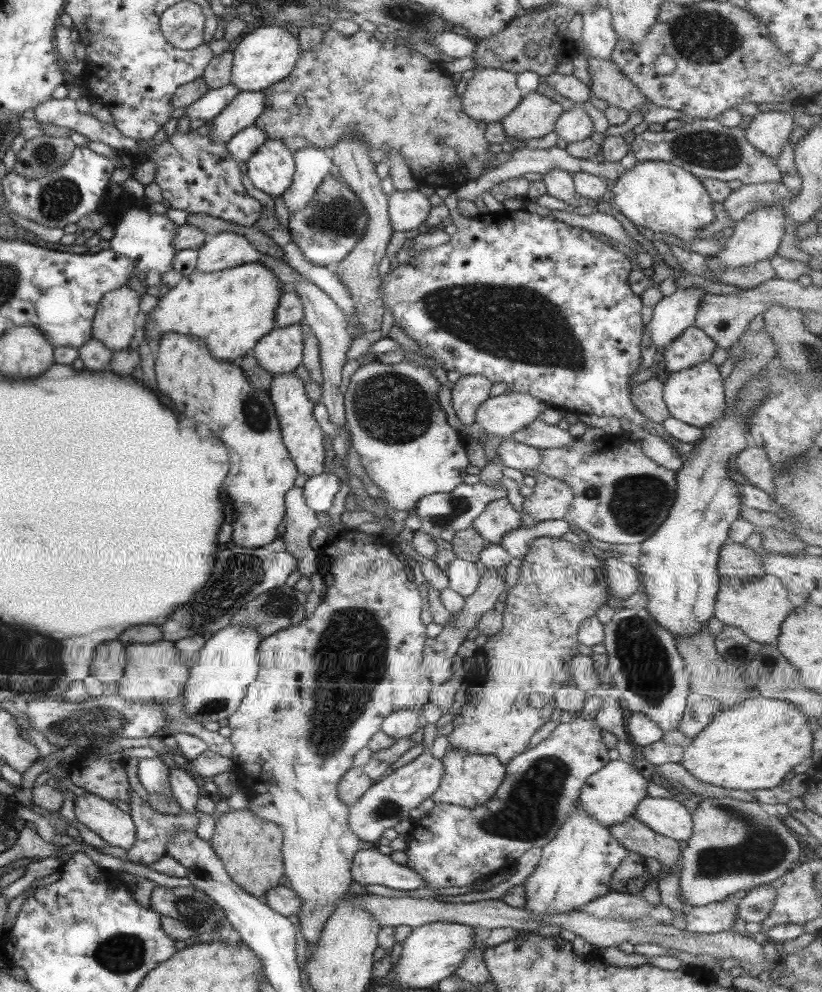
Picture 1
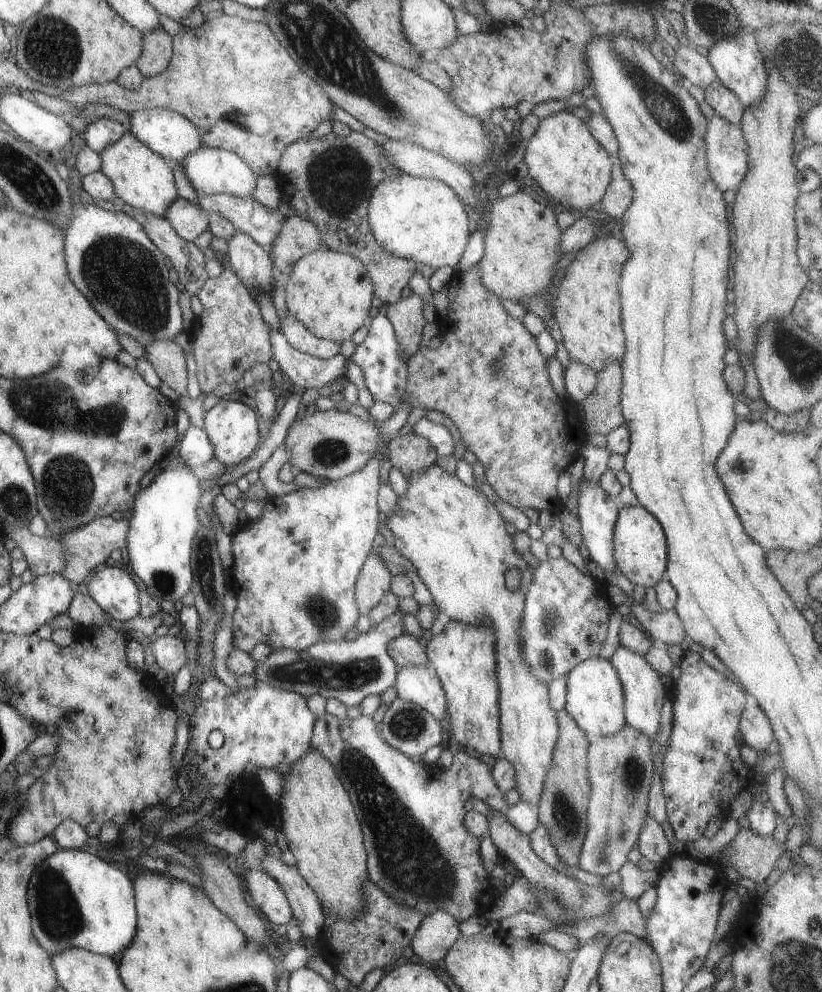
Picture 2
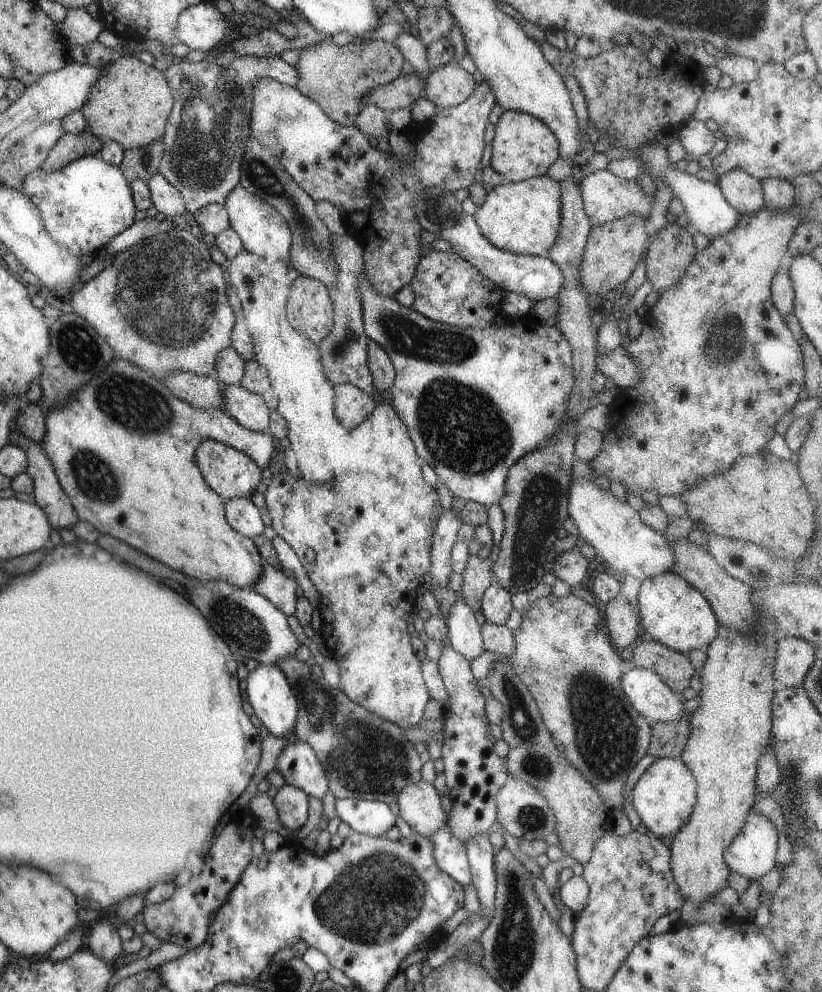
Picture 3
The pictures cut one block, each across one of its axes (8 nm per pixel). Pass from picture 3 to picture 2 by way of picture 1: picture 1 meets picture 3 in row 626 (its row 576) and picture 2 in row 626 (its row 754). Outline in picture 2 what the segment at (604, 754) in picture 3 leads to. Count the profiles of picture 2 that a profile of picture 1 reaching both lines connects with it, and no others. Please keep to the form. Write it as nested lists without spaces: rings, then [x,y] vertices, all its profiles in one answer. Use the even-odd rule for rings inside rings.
[[[437,464],[425,468],[425,470],[419,470],[417,474],[409,474],[406,478],[407,490],[403,496],[399,496],[397,504],[395,504],[395,510],[386,516],[387,528],[393,533],[393,547],[403,556],[407,558],[409,562],[415,567],[417,576],[423,582],[423,584],[431,593],[431,600],[435,610],[438,610],[438,614],[444,621],[454,620],[455,622],[461,622],[463,624],[475,624],[475,626],[481,626],[481,624],[487,624],[491,626],[493,630],[493,656],[495,656],[495,680],[497,680],[497,712],[499,714],[499,737],[501,742],[501,754],[503,758],[513,766],[515,770],[515,790],[519,792],[520,802],[527,802],[527,804],[537,805],[539,799],[539,792],[541,792],[541,786],[543,786],[543,778],[549,770],[549,764],[551,764],[551,754],[553,753],[553,746],[557,739],[557,724],[555,714],[549,706],[549,696],[547,696],[547,690],[549,690],[549,684],[541,682],[541,678],[535,678],[531,674],[531,668],[527,666],[527,662],[523,660],[523,654],[521,654],[521,646],[519,646],[519,636],[517,636],[517,628],[519,628],[519,620],[521,620],[521,612],[523,612],[523,602],[525,602],[525,594],[527,594],[527,588],[531,584],[531,578],[533,578],[533,568],[529,566],[520,554],[518,554],[513,548],[512,536],[505,530],[505,523],[501,520],[501,516],[497,514],[495,506],[483,496],[481,492],[477,492],[475,488],[471,486],[465,486],[465,484],[459,482],[454,475],[450,475],[443,471]],[[512,568],[517,568],[521,572],[521,580],[519,580],[519,588],[515,590],[507,590],[505,586],[505,573]]]

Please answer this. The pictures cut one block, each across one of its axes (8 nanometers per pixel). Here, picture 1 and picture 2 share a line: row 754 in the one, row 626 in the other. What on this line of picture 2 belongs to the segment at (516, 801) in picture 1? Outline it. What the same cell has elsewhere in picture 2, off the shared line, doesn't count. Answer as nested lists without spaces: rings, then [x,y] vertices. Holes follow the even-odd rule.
[[[563,557],[541,561],[525,594],[517,628],[523,660],[535,678],[545,684],[566,674],[587,658],[597,657],[605,641],[613,611],[601,584],[585,576]]]

